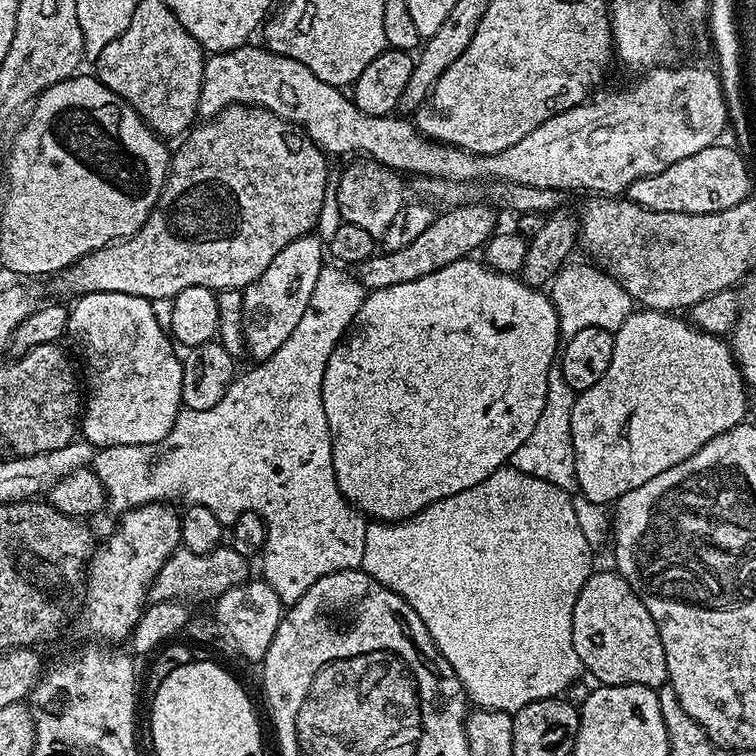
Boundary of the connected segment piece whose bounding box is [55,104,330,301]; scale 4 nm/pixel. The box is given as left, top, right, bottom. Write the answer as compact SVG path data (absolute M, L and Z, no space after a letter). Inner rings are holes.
M231 104L228 108L222 109L217 116L205 119L200 123L197 123L195 127L193 127L191 131L189 131L187 135L185 135L183 139L179 141L179 144L181 143L180 149L178 149L177 152L175 149L175 151L171 153L170 163L168 165L168 181L164 183L164 189L158 198L158 202L154 206L154 210L152 213L150 213L150 215L148 215L146 222L141 226L141 228L138 229L134 235L127 236L125 240L118 240L115 244L107 244L105 248L99 248L90 254L86 254L82 258L78 258L72 265L64 269L63 272L59 273L59 275L55 277L57 286L60 287L66 295L72 296L71 298L79 298L81 296L85 296L86 294L94 294L95 292L113 292L114 294L134 294L135 296L141 296L147 300L154 301L158 298L172 298L178 295L182 290L186 290L186 286L206 286L207 288L211 288L213 290L223 290L225 288L238 288L243 290L247 284L253 284L255 280L260 277L262 270L266 270L266 266L270 266L270 262L274 262L274 257L277 256L277 254L280 253L284 247L290 246L290 242L294 242L294 238L302 238L303 236L309 235L309 233L315 229L312 227L314 227L315 224L320 220L320 211L322 211L324 208L324 195L326 195L327 192L329 195L330 192L330 184L328 188L329 157L324 153L324 151L321 150L320 147L318 147L315 142L308 139L301 129L289 124L286 120L278 118L276 115L274 115L274 113L266 111L265 108L254 108L247 104Z

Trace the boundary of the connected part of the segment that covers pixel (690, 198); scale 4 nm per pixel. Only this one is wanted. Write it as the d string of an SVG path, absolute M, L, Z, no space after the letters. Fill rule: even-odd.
M715 144L689 158L672 163L666 170L635 180L626 196L650 211L710 214L720 212L747 200L752 182L746 166L747 159L733 145Z

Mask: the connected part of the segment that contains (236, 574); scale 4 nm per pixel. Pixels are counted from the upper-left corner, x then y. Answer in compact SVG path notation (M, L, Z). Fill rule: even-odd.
M183 546L176 549L166 558L162 570L154 578L150 589L150 596L153 601L181 601L191 602L196 592L202 599L208 602L215 601L216 597L222 595L226 590L237 588L239 584L249 579L249 561L238 550L230 546L215 548L213 552L206 554L194 554L194 550ZM196 572L200 575L200 581L196 584Z

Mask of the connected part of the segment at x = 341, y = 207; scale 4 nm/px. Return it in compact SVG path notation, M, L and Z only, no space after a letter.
M356 158L352 165L345 170L340 176L340 185L335 185L334 196L336 192L336 208L340 211L339 219L343 223L350 226L358 226L362 230L367 230L372 236L382 238L386 234L386 230L390 227L390 222L394 222L394 217L398 214L398 210L402 210L402 206L406 203L404 196L404 188L406 192L406 184L404 184L399 175L393 169L387 168L385 164L380 164L376 160L367 158Z

